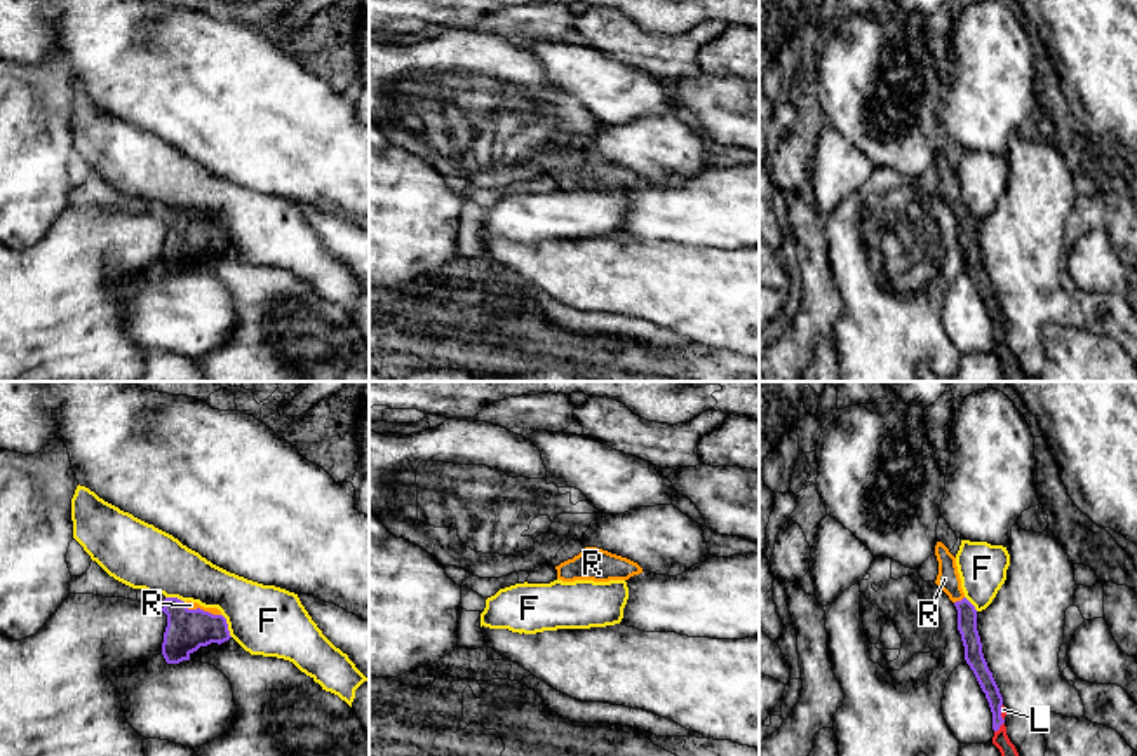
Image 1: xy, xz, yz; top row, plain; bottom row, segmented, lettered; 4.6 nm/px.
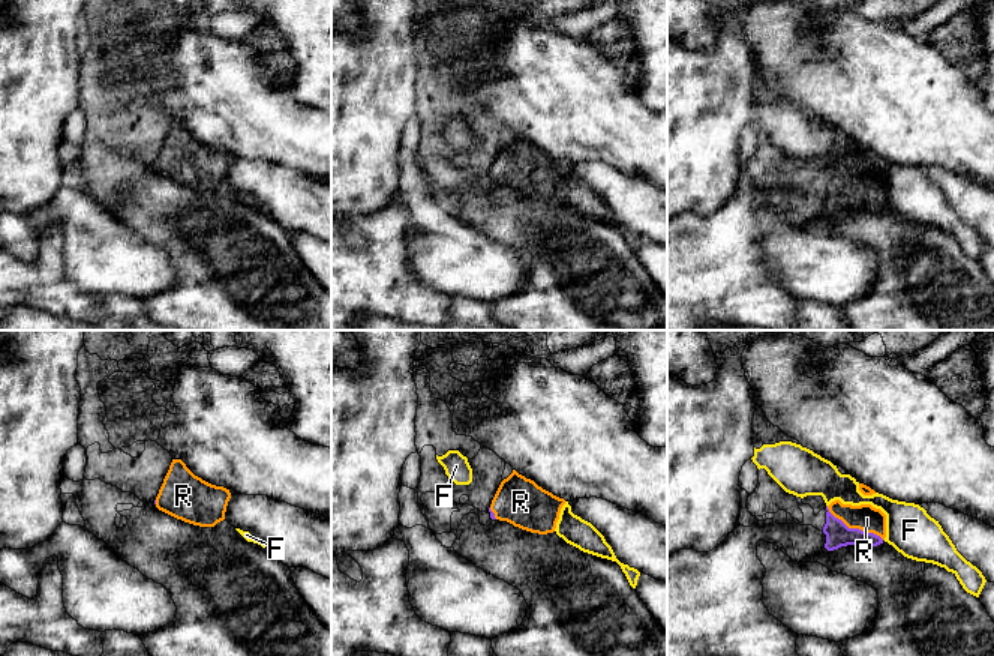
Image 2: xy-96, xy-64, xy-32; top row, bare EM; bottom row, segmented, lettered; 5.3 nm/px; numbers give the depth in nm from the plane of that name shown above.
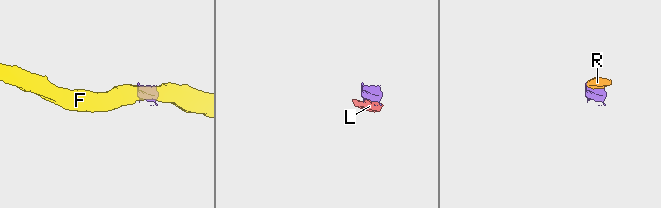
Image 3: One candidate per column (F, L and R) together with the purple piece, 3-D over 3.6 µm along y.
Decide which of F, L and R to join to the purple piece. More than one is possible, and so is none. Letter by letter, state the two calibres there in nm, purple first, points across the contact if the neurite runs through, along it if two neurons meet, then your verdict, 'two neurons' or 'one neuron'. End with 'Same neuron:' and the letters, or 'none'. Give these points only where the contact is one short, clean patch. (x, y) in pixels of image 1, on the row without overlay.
F: 190 nm thick on the purple side, 320 nm on the other; border along xy (222, 223), (232, 246); two neurons
L: 80 nm thick on the purple side, 30 nm on the other; runs through yz (984, 286), (1002, 328), (1003, 319); one neuron
R: 190 nm thick on the purple side, 40 nm on the other; runs through xy (187, 239), (202, 220), (190, 215); one neuron
Same neuron: L, R

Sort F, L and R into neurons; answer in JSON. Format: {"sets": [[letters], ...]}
{"sets": [["F"], ["L", "R"]]}

